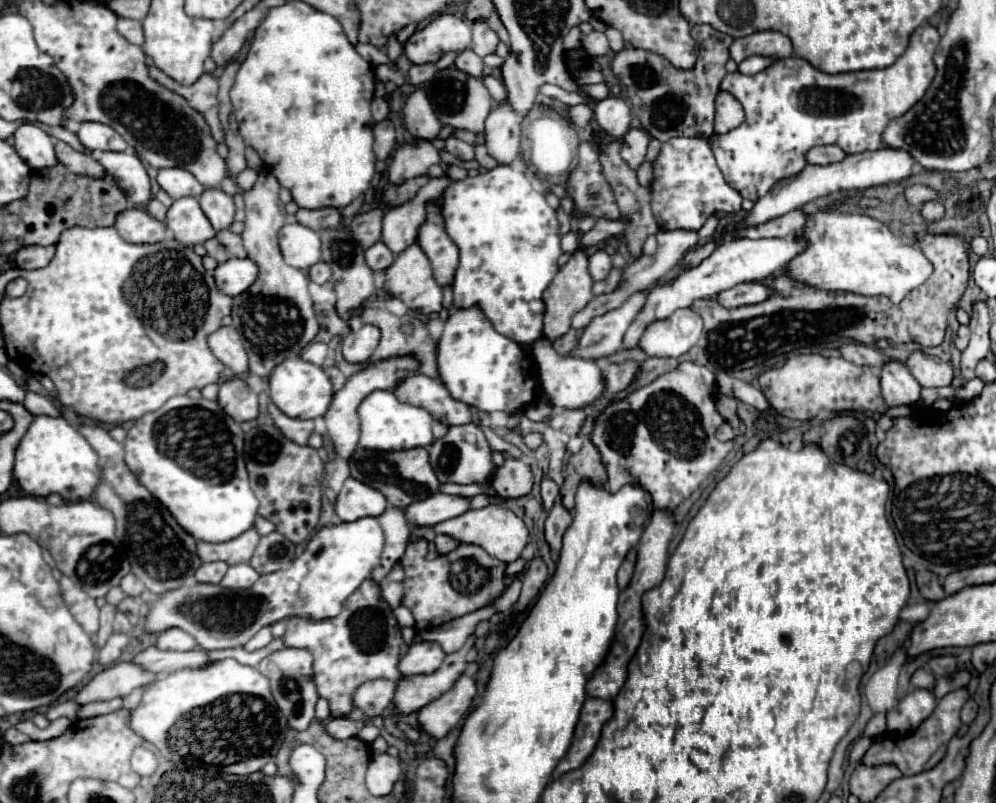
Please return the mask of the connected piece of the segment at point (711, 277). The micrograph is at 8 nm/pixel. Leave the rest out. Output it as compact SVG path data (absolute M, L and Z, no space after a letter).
M793 235L793 237L773 237L773 239L747 239L747 237L741 237L741 239L725 241L699 267L689 269L689 271L681 271L681 275L675 277L673 281L657 285L655 289L651 289L647 293L645 309L641 309L641 313L637 313L637 317L633 319L633 325L629 325L629 329L625 331L623 349L635 349L639 345L639 339L641 339L641 335L643 335L643 331L645 331L645 327L649 323L667 319L675 309L691 307L691 303L697 301L697 299L715 297L723 289L731 289L737 283L763 281L763 279L767 279L767 277L771 277L775 273L781 273L781 269L793 257L803 253L805 249L807 249L807 239L799 237L799 235Z

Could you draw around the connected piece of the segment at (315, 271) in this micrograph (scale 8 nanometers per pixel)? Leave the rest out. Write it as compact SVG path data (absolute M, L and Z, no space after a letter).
M315 263L309 267L309 279L315 283L327 283L331 277L331 267L327 263Z

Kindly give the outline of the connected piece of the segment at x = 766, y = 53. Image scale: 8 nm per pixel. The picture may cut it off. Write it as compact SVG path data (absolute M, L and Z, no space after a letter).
M757 31L749 37L735 39L733 45L729 47L731 59L735 63L741 63L749 55L763 55L763 57L773 57L773 59L783 59L793 53L791 41L787 35L779 31Z

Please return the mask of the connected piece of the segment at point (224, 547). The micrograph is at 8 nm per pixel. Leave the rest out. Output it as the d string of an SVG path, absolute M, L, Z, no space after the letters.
M247 529L239 537L223 543L197 541L197 555L201 557L203 563L225 561L227 565L239 565L251 559L257 543L259 543L259 533L255 529Z

